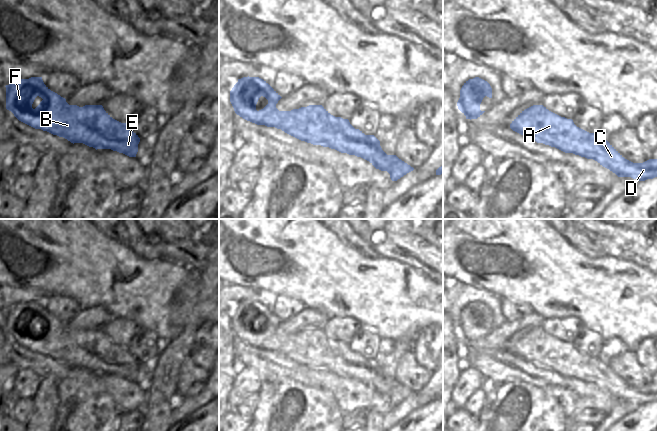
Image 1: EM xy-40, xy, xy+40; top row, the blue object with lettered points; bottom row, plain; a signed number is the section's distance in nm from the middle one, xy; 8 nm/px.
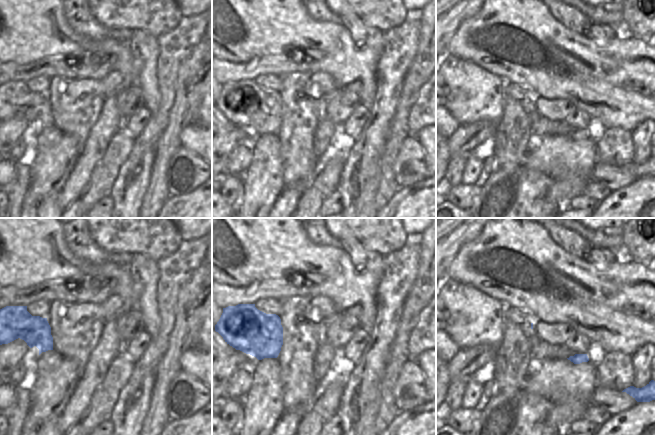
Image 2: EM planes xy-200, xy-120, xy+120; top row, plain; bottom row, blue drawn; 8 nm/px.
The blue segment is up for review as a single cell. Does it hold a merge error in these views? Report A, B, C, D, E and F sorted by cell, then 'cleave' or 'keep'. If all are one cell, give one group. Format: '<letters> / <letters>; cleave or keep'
A B C D E F; keep

